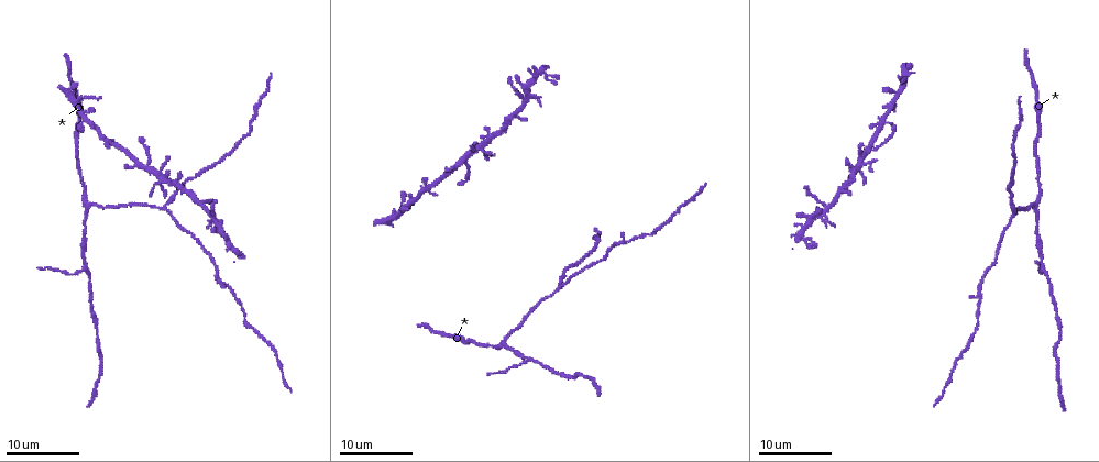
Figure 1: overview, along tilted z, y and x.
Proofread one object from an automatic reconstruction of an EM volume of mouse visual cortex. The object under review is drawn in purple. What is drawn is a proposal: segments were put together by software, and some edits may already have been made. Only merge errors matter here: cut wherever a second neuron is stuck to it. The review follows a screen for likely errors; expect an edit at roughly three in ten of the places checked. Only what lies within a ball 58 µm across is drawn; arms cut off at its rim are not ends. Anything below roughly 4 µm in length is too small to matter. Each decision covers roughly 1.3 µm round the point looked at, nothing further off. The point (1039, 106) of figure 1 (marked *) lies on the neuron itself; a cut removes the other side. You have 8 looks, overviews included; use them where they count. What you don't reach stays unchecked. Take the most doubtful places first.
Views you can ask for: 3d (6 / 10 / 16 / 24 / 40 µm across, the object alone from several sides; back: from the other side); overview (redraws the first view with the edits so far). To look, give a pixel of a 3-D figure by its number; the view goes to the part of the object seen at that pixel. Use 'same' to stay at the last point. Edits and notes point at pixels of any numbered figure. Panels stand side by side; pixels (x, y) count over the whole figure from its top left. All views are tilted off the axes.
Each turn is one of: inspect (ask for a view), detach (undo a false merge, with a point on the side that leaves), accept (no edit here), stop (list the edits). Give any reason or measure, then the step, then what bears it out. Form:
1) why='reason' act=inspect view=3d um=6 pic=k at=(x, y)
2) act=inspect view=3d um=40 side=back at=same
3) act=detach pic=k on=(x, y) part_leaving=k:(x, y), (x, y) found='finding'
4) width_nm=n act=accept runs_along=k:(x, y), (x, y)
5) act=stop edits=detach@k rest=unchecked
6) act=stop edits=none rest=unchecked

why='three arms meet' act=inspect view=3d um=16 pic=1 at=(148, 165)

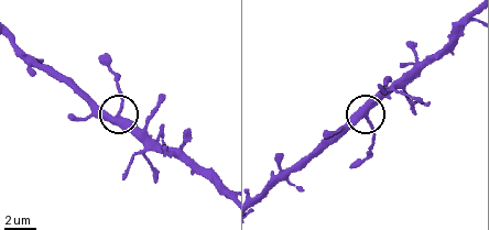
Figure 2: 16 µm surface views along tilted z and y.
why='closer look' act=inspect view=3d um=6 pic=2 at=(368, 119)

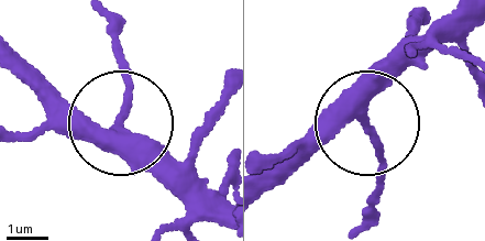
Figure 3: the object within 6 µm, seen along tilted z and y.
arms=3 act=accept found='all the same neuron'

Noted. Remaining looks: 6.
why='three arms meet' act=inspect view=3d um=16 pic=1 at=(559, 289)

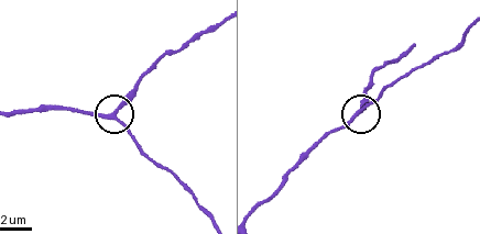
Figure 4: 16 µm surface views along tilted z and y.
why='closer look' act=inspect view=3d um=10 pic=4 at=(360, 112)

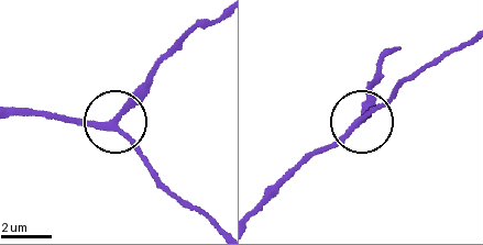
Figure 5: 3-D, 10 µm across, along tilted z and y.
arms=3 act=accept runs_along=5:(261, 208), (299, 168), (362, 123), (372, 90) found='all the same neuron'

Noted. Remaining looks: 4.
why='three arms meet' act=inspect view=3d um=16 pic=1 at=(86, 267)

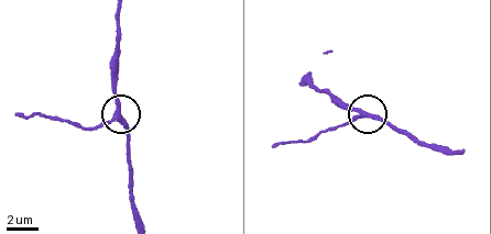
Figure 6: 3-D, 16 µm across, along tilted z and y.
act=inspect view=3d um=6 pic=6 at=(119, 118)

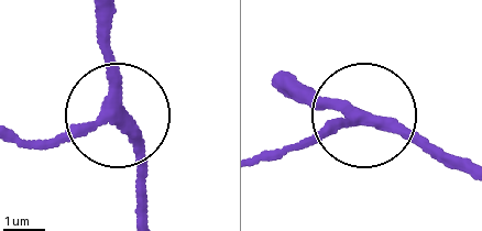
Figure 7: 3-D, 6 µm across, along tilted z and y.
width_nm=280 act=accept runs_along=7:(109, 20), (109, 107), (50, 141), (19, 144) found='one neuron here'

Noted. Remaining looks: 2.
why='three-way junction' act=inspect view=3d um=16 pic=1 at=(90, 208)

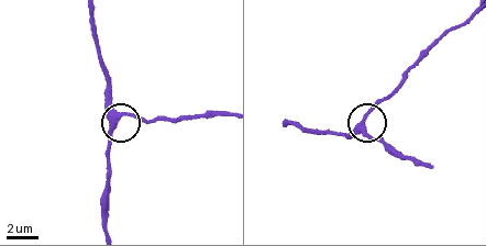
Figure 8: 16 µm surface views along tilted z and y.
act=inspect view=3d um=6 pic=8 at=(115, 117)

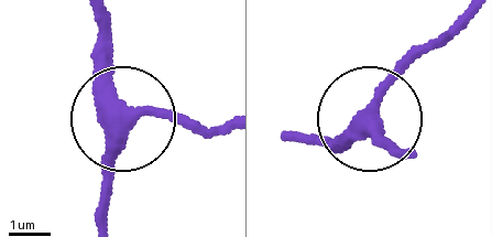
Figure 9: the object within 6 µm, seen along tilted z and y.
side_arm_um=32 arms=3 act=accept found='continuous, no second neuron'

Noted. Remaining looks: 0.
act=stop edits=none rest=unchecked

